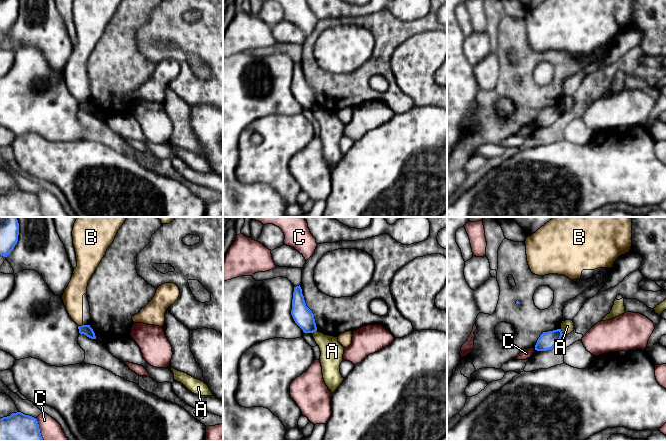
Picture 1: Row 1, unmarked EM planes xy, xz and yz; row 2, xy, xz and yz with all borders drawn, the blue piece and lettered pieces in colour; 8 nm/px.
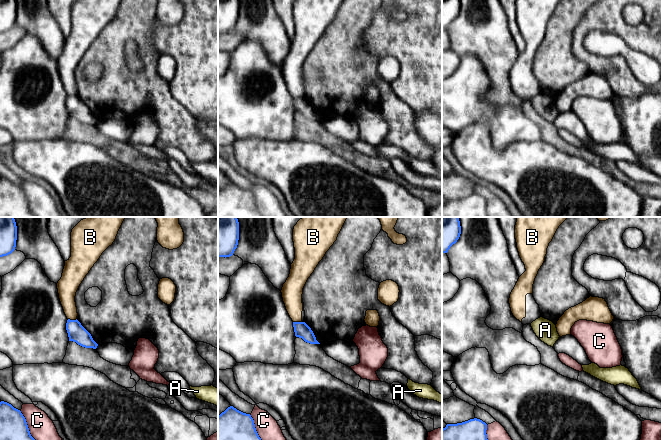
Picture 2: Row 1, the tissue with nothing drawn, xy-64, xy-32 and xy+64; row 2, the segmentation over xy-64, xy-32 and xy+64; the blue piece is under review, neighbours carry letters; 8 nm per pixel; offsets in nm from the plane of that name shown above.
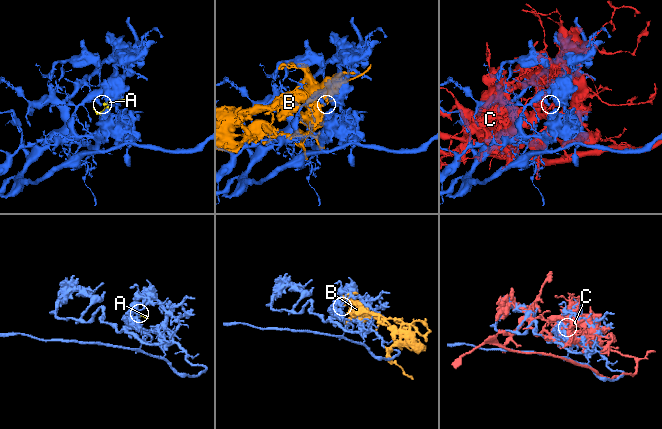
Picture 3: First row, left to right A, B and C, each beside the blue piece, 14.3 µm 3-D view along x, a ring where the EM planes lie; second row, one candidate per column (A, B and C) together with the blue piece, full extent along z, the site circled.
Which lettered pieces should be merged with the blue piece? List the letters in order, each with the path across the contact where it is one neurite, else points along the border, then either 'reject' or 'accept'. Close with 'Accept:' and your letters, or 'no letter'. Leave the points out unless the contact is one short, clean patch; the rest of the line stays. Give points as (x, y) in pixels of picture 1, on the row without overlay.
A: along xz (316, 106), (312, 109) | reject
B: reject
C: reject
Accept: no letter

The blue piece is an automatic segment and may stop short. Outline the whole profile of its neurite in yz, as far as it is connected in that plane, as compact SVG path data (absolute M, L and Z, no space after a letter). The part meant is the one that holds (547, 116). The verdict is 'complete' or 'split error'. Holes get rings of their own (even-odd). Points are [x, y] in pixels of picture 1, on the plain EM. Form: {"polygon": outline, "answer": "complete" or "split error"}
{"polygon": "M561 105L543 108L537 116L535 126L547 127L552 125L557 118L561 115L563 109Z", "answer": "complete"}

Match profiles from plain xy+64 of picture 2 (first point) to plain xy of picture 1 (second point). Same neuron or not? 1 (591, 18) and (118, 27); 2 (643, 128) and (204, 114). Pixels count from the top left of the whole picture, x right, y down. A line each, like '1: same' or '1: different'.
1: different
2: same

